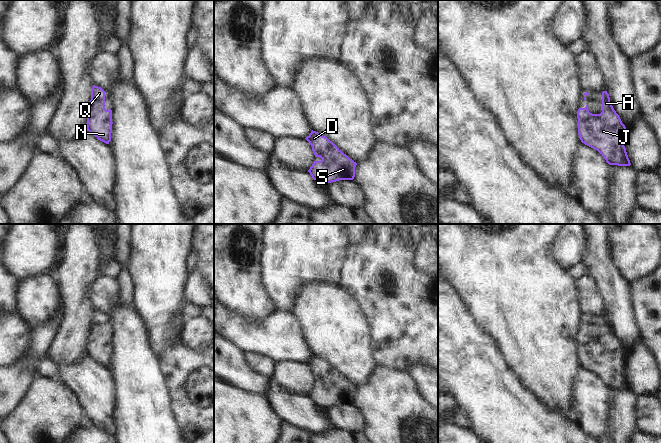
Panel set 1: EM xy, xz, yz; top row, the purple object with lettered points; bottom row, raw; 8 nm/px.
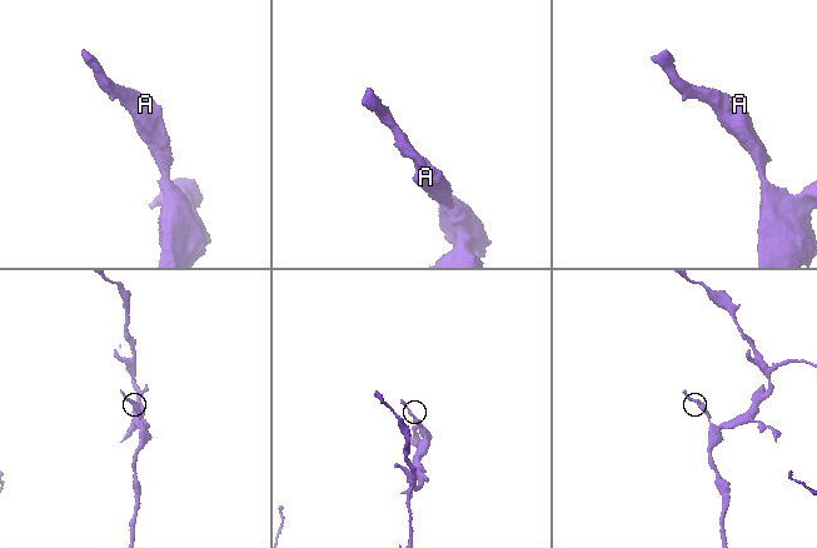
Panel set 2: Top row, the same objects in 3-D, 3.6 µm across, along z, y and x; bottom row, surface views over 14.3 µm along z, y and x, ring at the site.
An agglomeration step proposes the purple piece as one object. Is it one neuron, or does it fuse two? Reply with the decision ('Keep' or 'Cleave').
Keep

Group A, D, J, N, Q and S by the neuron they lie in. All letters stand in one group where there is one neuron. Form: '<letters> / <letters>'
A D J N Q S

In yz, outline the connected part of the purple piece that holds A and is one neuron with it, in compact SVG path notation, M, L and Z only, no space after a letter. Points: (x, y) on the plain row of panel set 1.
M607 315L602 316L602 336L600 338L592 338L585 332L579 332L577 336L578 342L578 359L585 369L597 374L609 389L630 390L625 368L626 351L622 347L619 339L614 334Z

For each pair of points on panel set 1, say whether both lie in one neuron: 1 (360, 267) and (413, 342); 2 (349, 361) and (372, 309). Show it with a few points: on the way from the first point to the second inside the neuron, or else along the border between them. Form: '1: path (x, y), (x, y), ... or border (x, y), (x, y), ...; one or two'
1: path (378, 286), (383, 295), (402, 314), (407, 323); one
2: border (354, 301), (366, 321), (370, 335), (370, 344); two

